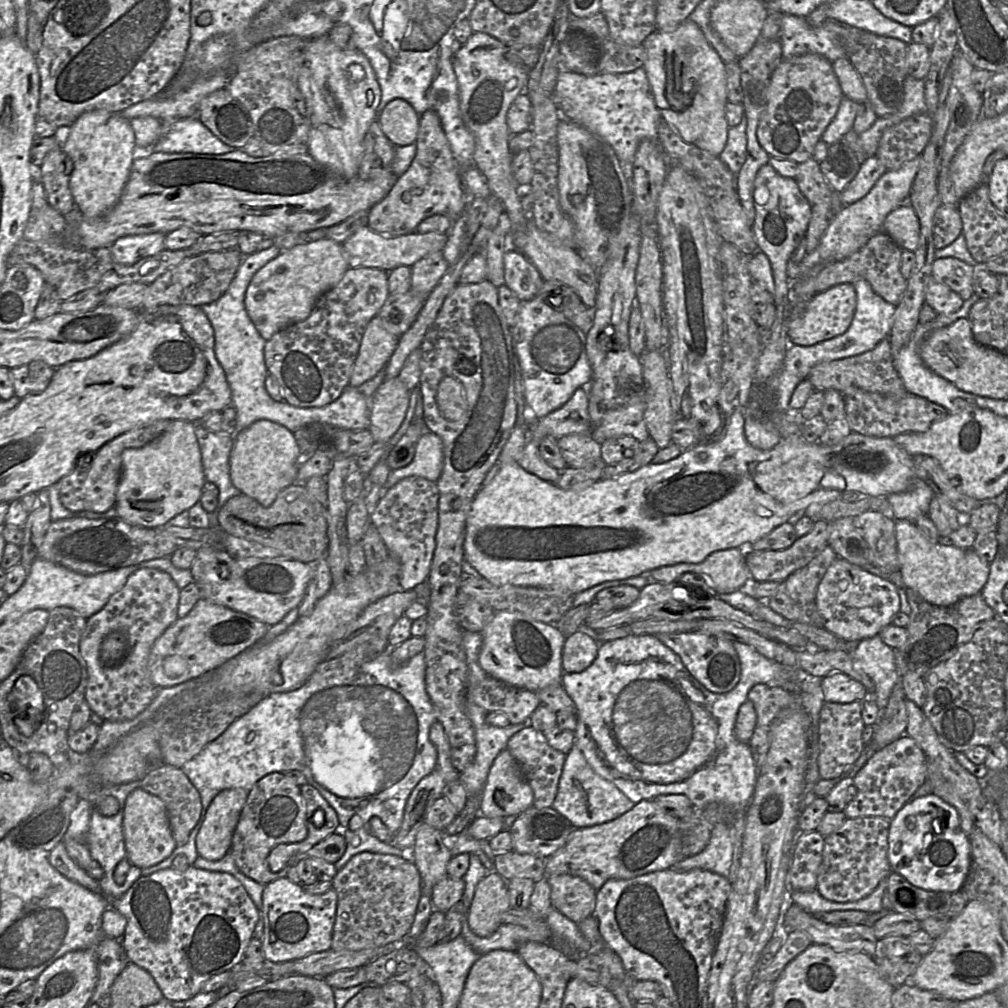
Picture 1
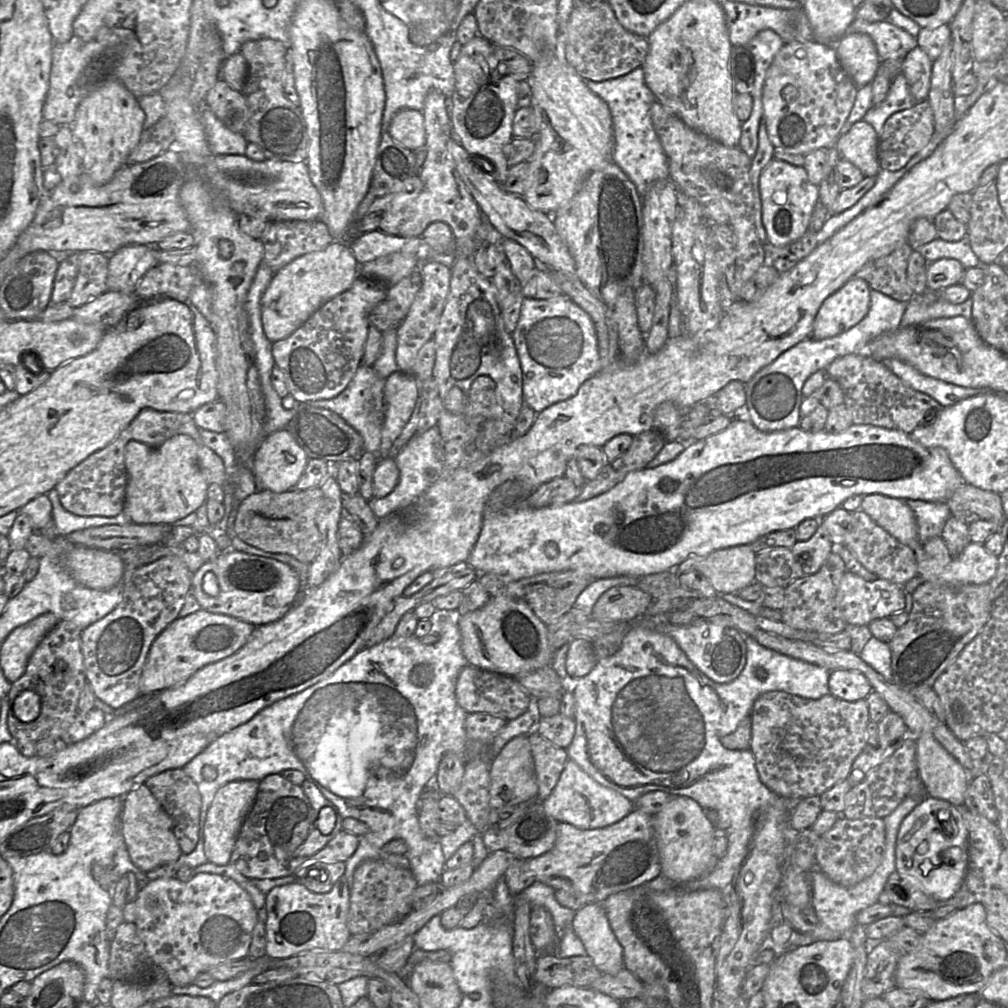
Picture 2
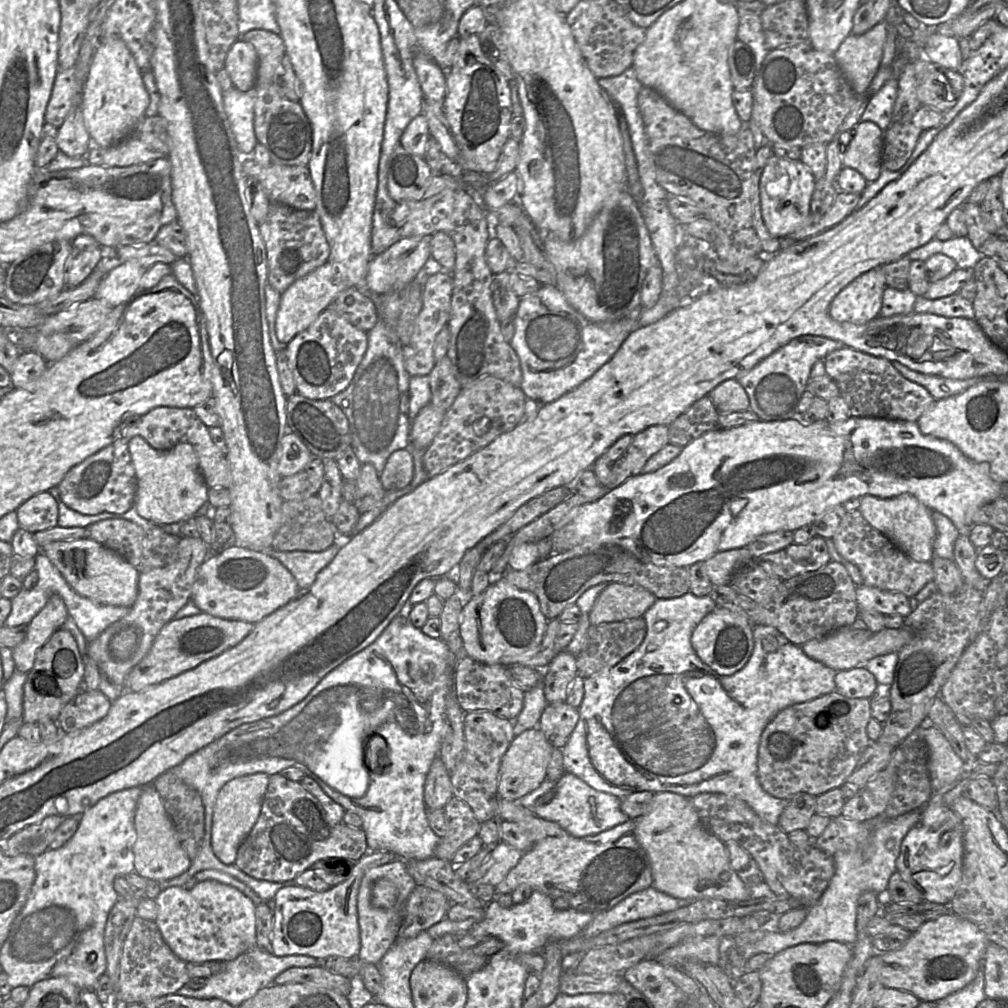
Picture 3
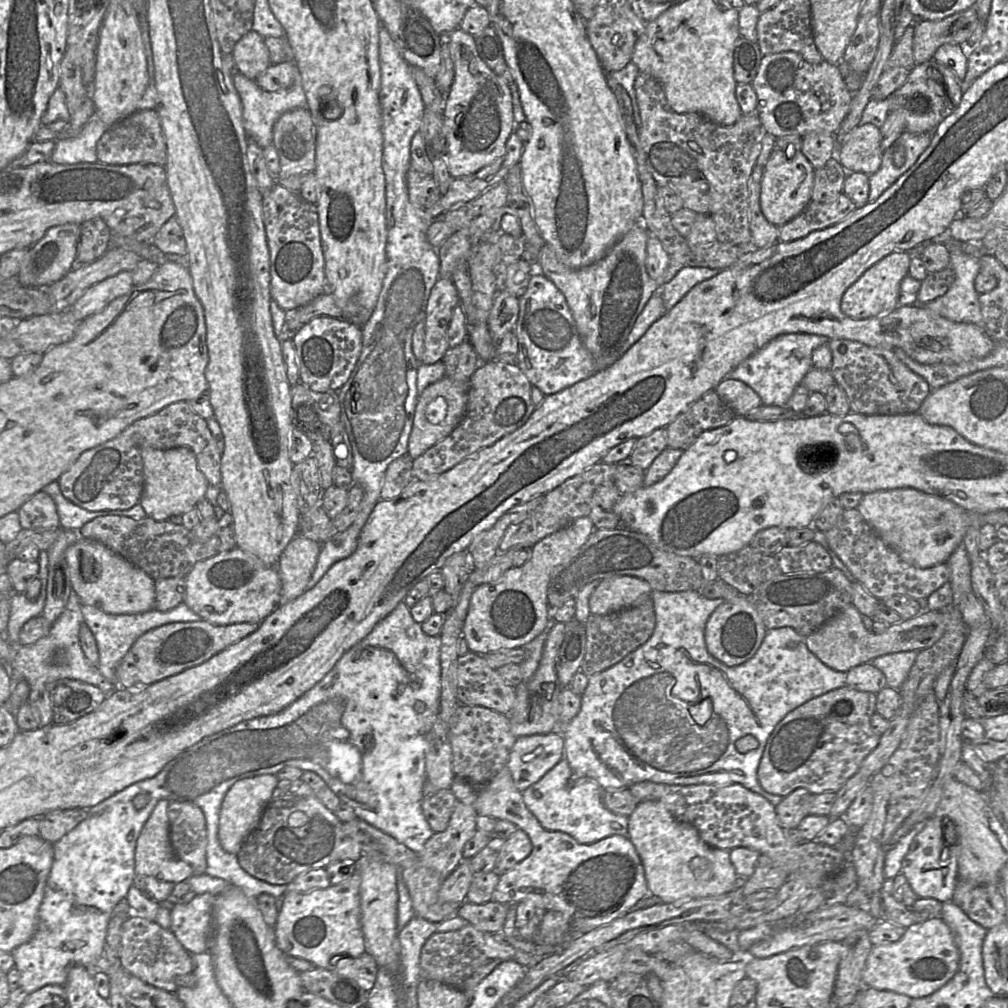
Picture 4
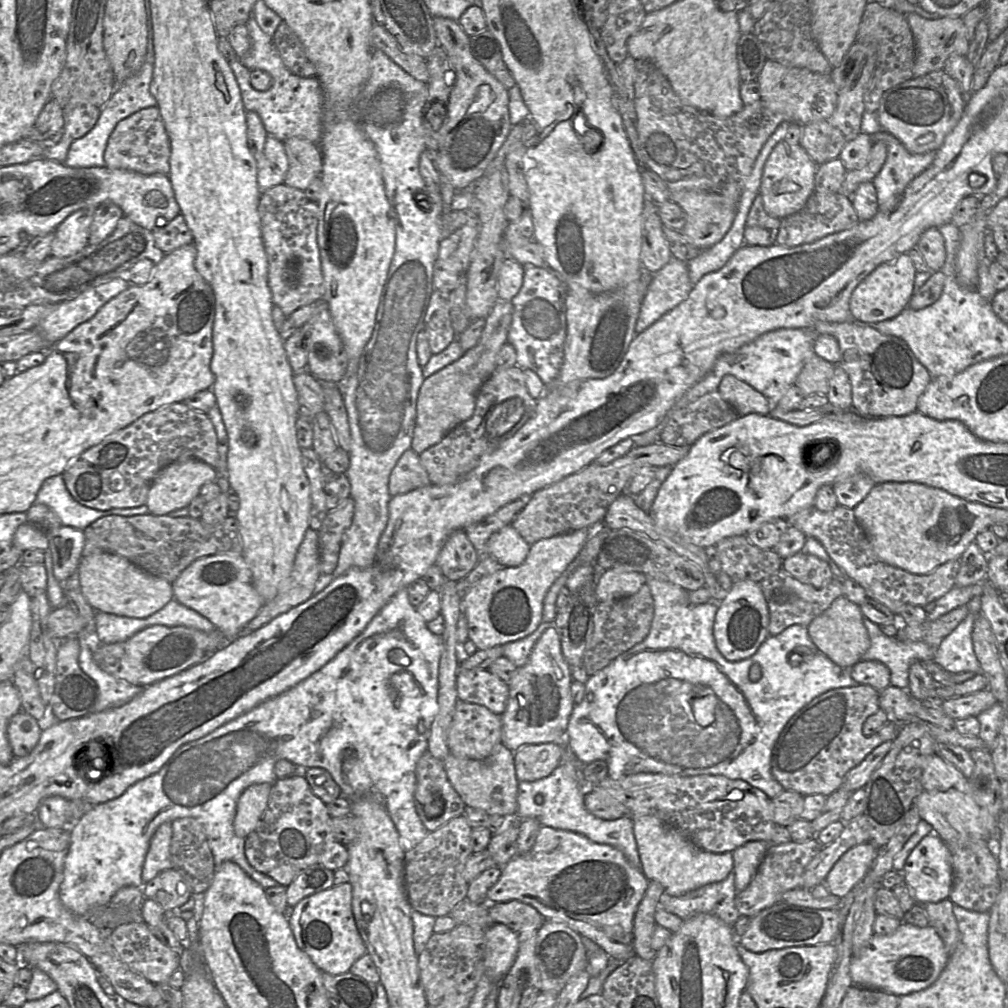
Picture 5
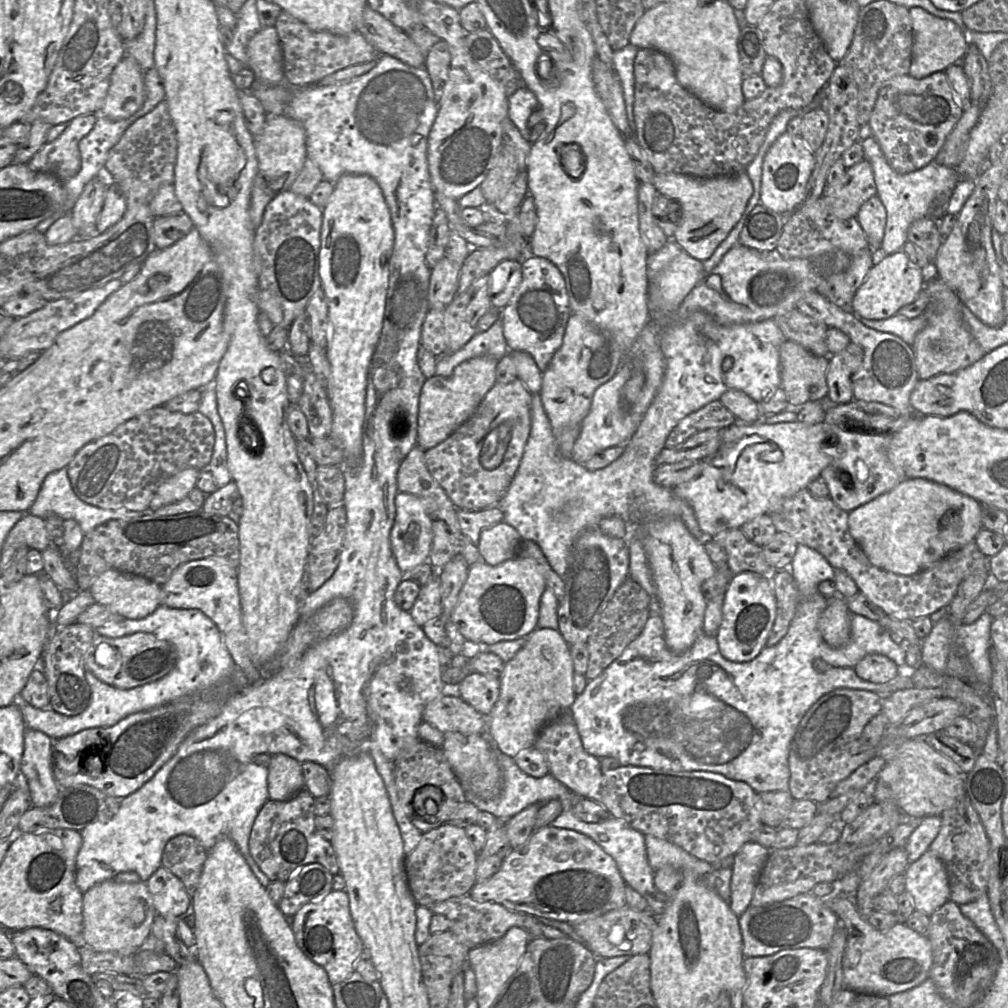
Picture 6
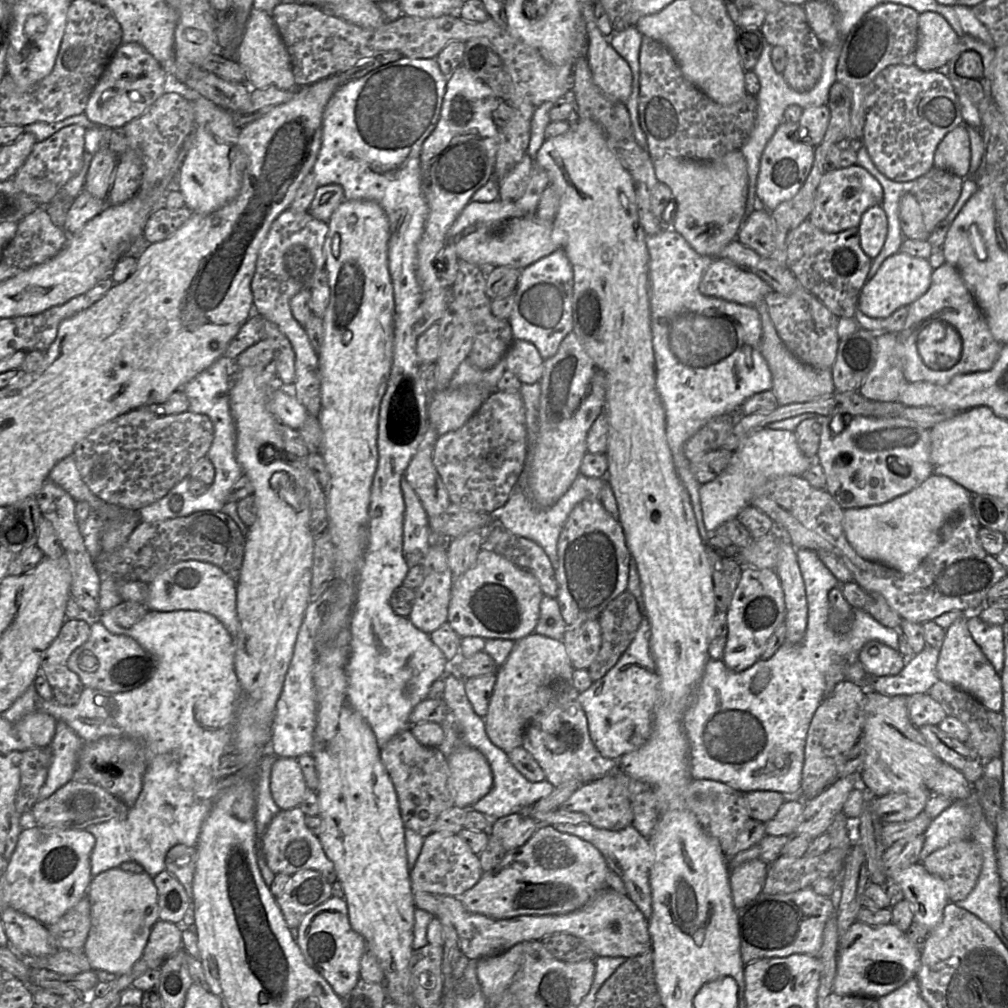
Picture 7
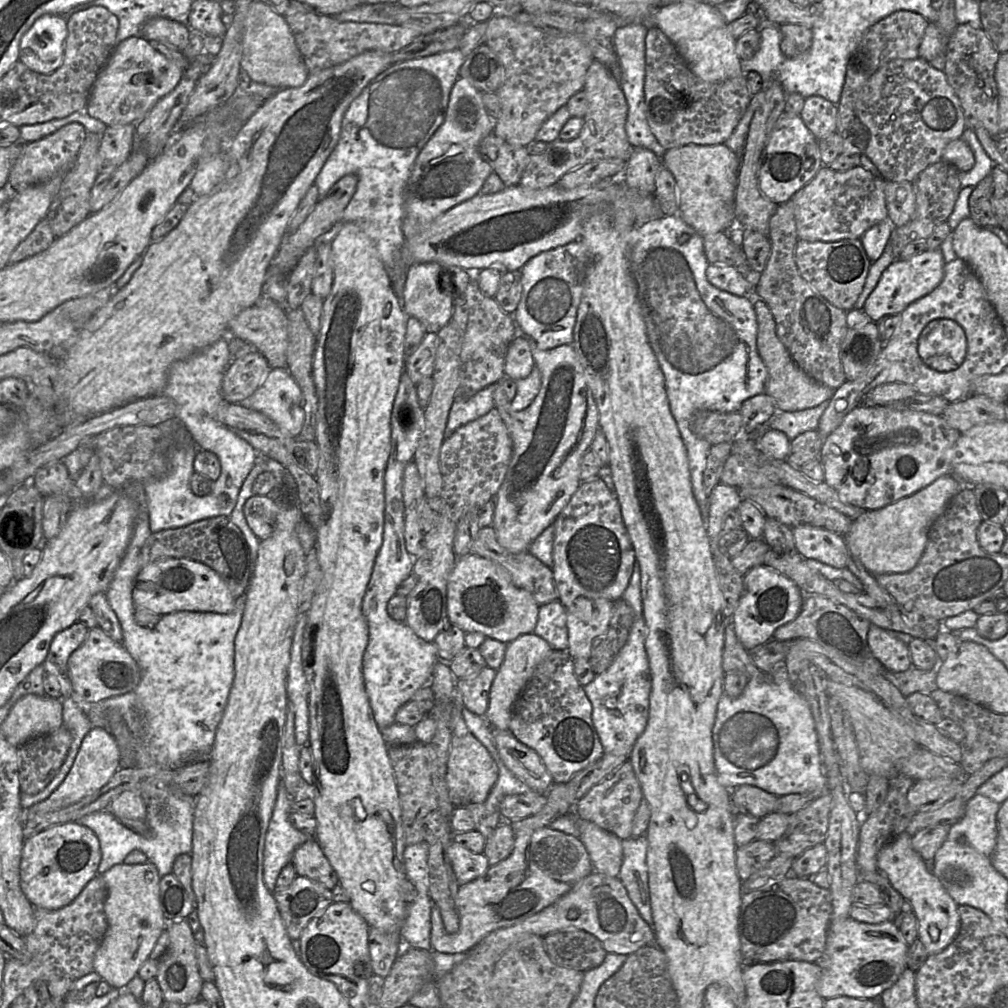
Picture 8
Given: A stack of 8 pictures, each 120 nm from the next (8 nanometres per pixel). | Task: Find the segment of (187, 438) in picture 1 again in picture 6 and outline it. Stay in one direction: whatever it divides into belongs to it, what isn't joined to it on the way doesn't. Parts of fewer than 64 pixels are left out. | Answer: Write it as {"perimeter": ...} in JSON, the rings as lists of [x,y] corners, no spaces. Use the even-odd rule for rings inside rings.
{"perimeter":[[[186,468],[163,481],[157,488],[149,509],[155,511],[188,497],[190,491],[196,487],[199,473],[200,470],[196,468]]]}

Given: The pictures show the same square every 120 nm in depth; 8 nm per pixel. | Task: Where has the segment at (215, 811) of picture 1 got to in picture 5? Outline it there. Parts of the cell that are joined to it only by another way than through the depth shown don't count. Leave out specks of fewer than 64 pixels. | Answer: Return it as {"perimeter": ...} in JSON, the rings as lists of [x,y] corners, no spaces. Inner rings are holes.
{"perimeter":[[[253,784],[242,792],[237,802],[233,823],[237,836],[245,838],[256,828],[267,808],[272,785]]]}

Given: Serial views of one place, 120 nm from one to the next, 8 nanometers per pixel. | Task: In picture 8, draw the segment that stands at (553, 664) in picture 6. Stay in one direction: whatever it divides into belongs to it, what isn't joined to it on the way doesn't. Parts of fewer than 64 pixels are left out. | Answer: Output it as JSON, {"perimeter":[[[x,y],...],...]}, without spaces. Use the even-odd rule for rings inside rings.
{"perimeter":[[[534,632],[523,634],[507,644],[503,663],[496,670],[496,676],[489,694],[489,705],[484,716],[493,729],[508,730],[514,706],[531,679],[536,667],[552,651],[549,643]]]}

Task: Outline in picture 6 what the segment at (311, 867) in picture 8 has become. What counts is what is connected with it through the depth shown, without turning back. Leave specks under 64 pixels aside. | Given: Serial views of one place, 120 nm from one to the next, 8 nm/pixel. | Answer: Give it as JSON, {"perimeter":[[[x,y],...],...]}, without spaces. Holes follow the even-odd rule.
{"perimeter":[[[302,789],[286,801],[269,799],[253,824],[249,850],[261,871],[272,881],[287,882],[305,865],[319,863],[333,876],[340,873],[336,853],[330,841],[316,830],[315,797]]]}

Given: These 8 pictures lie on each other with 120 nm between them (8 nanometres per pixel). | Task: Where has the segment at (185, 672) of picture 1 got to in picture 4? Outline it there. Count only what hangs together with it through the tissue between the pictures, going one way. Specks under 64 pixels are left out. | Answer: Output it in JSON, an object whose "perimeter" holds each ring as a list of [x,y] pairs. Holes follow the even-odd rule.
{"perimeter":[[[201,619],[194,622],[168,623],[151,629],[137,638],[118,665],[118,686],[127,689],[145,687],[197,666],[254,632],[259,624],[243,622],[217,625]]]}

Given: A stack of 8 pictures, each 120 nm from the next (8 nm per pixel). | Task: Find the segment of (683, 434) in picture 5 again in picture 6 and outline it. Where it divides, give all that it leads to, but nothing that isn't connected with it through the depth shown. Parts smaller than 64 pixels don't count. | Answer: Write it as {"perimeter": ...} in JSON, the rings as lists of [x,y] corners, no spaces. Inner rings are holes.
{"perimeter":[[[720,400],[709,402],[680,420],[669,433],[665,447],[673,448],[701,431],[708,429],[723,430],[736,421],[736,417]]]}

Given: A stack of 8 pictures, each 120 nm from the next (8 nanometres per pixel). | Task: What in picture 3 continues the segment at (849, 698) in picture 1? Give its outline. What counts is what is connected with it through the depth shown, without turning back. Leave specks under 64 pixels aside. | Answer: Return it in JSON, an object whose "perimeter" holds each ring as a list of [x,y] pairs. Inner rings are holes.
{"perimeter":[[[864,666],[837,671],[834,677],[835,690],[850,698],[871,698],[878,690],[874,675]]]}

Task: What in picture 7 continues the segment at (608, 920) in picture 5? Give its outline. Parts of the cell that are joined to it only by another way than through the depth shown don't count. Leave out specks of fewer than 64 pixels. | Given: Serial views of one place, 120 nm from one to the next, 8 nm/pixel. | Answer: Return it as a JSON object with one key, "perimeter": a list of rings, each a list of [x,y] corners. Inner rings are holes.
{"perimeter":[[[543,825],[525,844],[509,851],[497,867],[484,872],[472,888],[457,898],[468,911],[493,919],[567,914],[583,907],[598,891],[606,887],[608,869],[603,855],[589,842],[561,833],[553,825]]]}

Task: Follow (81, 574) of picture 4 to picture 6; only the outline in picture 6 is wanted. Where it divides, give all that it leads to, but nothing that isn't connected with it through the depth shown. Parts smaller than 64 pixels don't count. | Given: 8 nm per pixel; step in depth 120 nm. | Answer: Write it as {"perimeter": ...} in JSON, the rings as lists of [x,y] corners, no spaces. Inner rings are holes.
{"perimeter":[[[115,569],[97,576],[89,590],[95,603],[127,619],[143,619],[161,605],[161,585]]]}

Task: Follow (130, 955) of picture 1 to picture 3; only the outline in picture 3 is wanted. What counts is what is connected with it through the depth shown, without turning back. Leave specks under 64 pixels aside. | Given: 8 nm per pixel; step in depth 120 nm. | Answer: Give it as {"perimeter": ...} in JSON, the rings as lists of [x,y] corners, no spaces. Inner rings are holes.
{"perimeter":[[[205,880],[202,882],[196,883],[196,885],[190,889],[184,889],[184,887],[173,886],[162,890],[158,896],[155,898],[157,904],[157,917],[155,919],[155,924],[158,926],[163,940],[169,946],[169,948],[174,952],[174,954],[180,959],[193,963],[205,963],[209,961],[220,961],[228,962],[236,959],[239,955],[257,947],[256,946],[256,905],[249,898],[246,897],[241,891],[237,888],[220,883],[215,880]]]}

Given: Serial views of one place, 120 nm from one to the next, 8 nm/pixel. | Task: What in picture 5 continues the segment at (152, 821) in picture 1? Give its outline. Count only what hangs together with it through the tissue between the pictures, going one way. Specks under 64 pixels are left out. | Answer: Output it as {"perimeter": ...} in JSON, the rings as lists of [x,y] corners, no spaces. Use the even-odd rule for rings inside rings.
{"perimeter":[[[162,824],[151,838],[149,849],[145,856],[142,880],[148,882],[160,872],[171,869],[170,842],[172,837],[172,824]]]}

